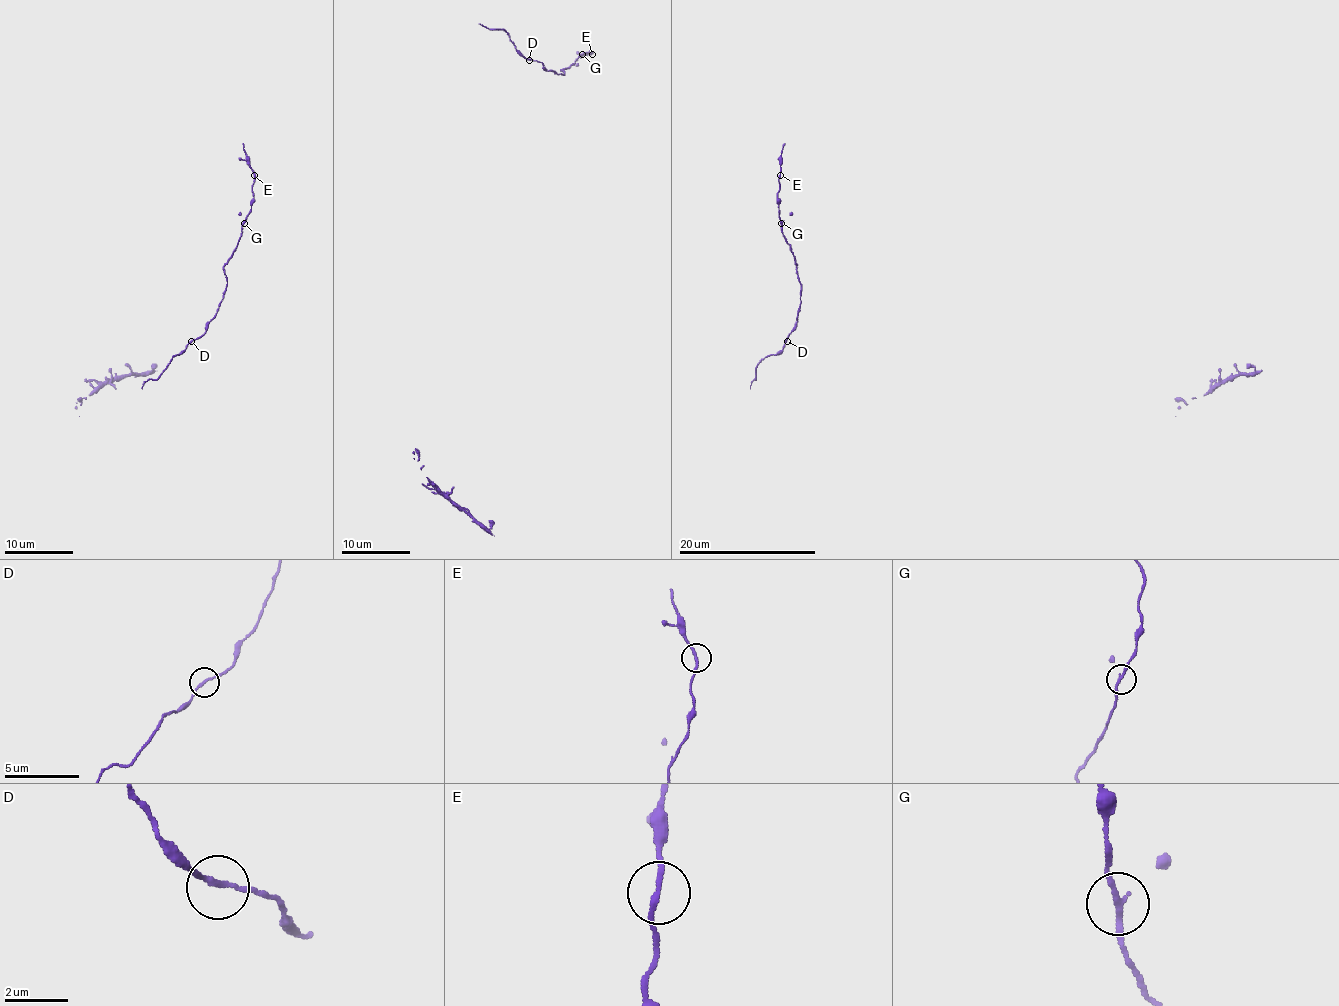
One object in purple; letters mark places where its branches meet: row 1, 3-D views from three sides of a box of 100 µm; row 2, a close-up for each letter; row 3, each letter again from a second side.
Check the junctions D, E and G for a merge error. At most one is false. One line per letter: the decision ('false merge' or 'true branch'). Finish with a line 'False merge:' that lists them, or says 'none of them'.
D: true branch
E: true branch
G: true branch
False merge: none of them

